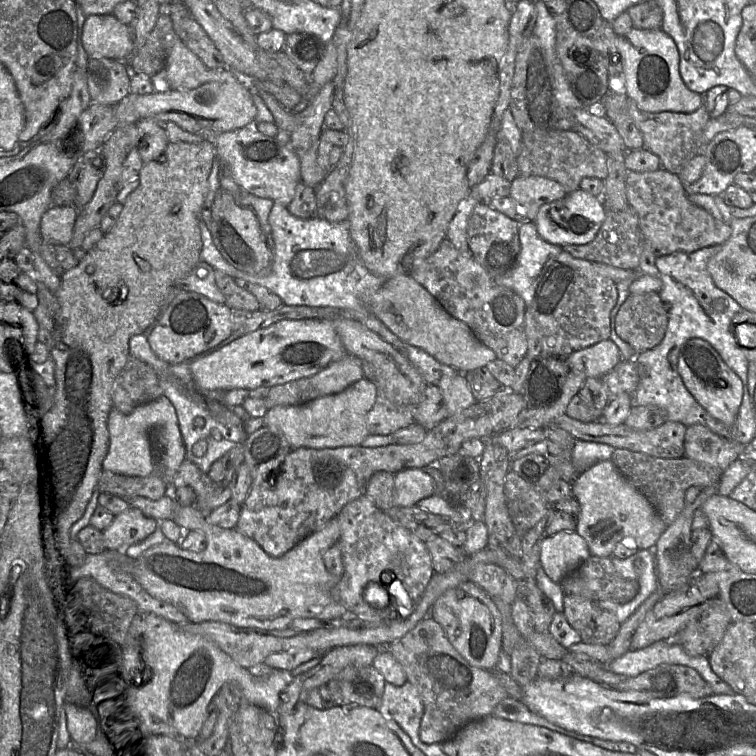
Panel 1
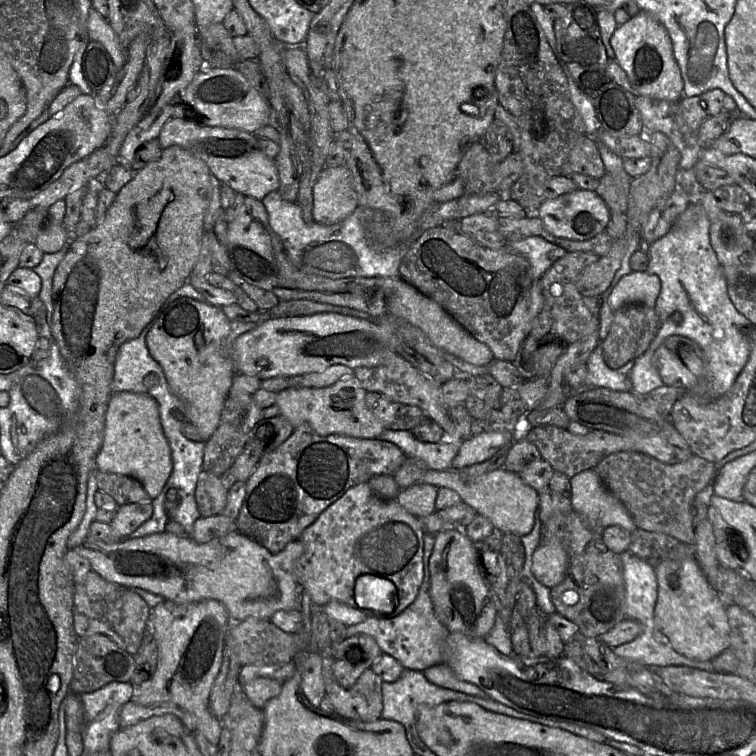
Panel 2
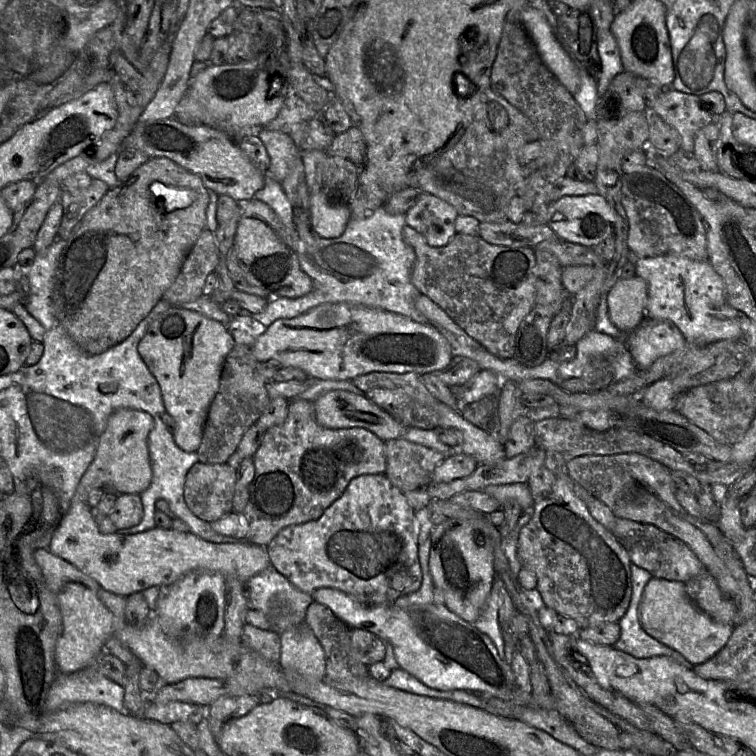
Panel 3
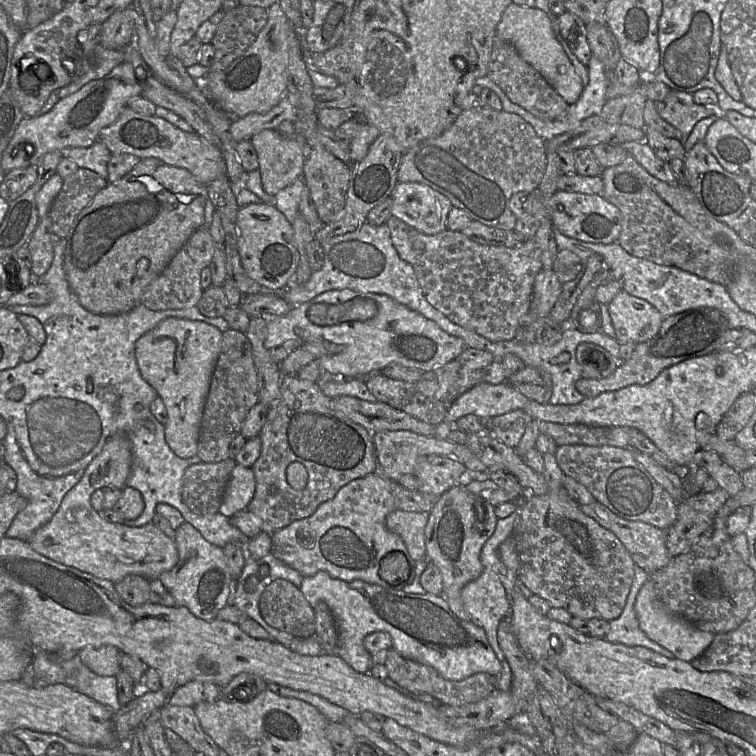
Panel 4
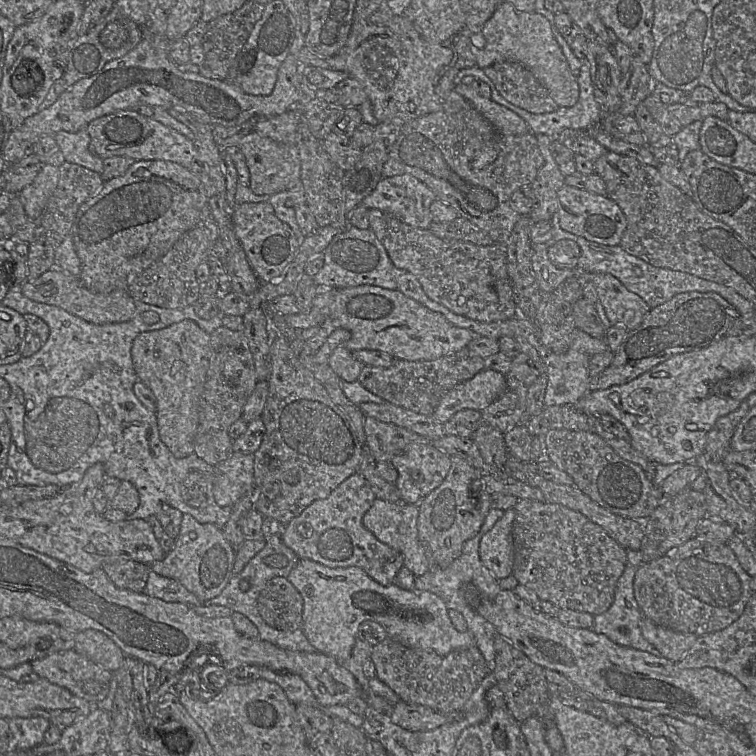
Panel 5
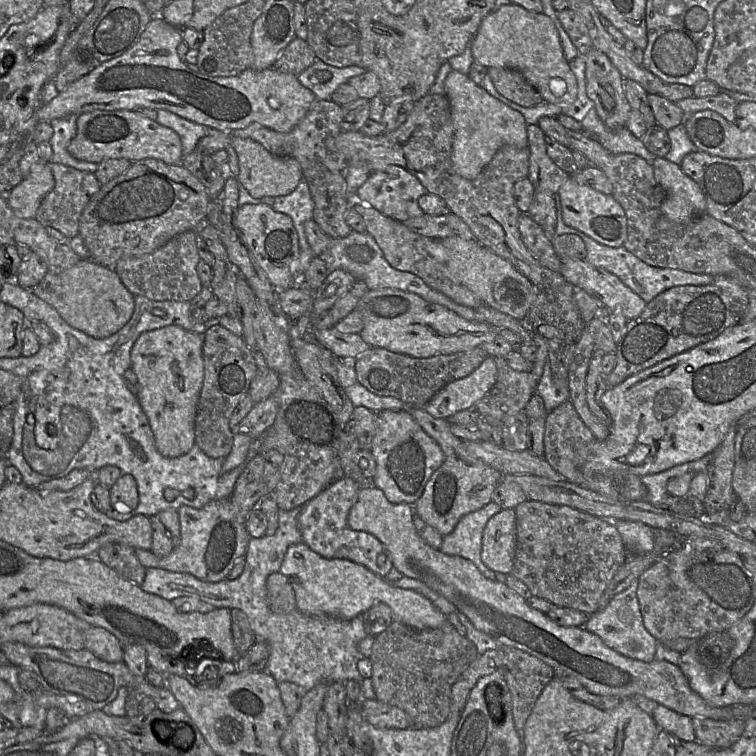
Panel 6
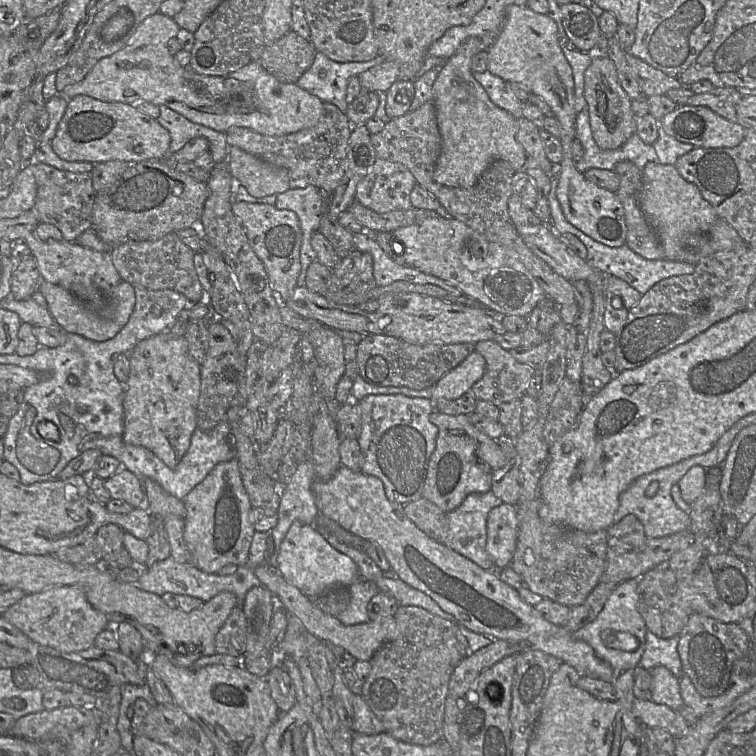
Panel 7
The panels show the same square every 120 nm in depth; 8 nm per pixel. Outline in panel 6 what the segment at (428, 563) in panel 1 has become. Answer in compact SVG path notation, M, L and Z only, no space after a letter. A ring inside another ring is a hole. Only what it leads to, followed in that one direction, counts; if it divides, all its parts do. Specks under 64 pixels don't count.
M342 477L306 503L298 517L302 542L327 559L346 559L361 564L374 574L385 577L393 568L387 548L372 534L352 530L347 523L348 514L355 504L361 486L353 479Z

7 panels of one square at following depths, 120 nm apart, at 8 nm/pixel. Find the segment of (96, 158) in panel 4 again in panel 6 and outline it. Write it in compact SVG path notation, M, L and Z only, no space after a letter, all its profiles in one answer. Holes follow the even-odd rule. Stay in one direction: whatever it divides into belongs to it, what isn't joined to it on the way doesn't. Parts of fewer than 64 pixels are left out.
M69 115L50 121L54 131L50 139L50 145L53 151L50 162L95 173L98 169L97 163L78 160L68 152L68 146L77 132L77 117L78 115Z

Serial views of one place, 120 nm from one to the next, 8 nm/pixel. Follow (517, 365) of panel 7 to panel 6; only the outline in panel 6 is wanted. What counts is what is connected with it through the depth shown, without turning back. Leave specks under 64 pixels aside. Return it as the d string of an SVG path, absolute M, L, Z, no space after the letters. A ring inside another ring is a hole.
M494 357L497 379L492 389L475 406L480 414L486 414L503 422L510 416L524 411L531 396L535 393L535 380L531 372L519 372L508 366L504 357Z

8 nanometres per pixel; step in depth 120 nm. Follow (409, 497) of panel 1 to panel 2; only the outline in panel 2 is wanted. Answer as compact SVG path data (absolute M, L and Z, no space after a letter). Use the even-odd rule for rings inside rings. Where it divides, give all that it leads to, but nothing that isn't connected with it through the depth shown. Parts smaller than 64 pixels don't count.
M505 468L483 474L473 481L463 479L456 470L428 469L417 483L456 491L463 502L474 508L478 515L488 518L501 533L510 532L522 537L534 527L535 512L539 508L538 492L524 482L518 474L509 472Z

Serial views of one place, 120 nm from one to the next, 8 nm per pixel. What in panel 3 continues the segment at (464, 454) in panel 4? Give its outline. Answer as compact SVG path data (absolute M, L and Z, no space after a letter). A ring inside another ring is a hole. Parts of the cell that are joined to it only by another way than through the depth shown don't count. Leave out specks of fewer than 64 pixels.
M402 437L385 441L385 476L404 494L432 483L436 466L446 455Z

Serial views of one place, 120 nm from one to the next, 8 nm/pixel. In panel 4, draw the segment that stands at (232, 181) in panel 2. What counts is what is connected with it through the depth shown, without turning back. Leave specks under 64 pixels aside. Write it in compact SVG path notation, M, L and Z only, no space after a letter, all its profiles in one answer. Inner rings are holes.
M126 106L117 120L101 129L98 141L114 154L132 154L140 159L157 158L168 165L185 168L203 184L226 176L226 164L220 149L197 133L185 132L156 115L141 115Z

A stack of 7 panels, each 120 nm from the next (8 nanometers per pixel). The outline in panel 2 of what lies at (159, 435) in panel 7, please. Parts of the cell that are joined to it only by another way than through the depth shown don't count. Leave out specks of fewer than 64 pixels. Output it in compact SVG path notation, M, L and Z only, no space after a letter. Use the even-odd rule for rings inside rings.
M182 297L166 305L146 336L150 355L162 367L173 394L185 403L187 420L198 429L201 441L205 442L219 425L226 397L236 375L233 361L224 349L224 341L230 331L230 320L222 308L205 301Z

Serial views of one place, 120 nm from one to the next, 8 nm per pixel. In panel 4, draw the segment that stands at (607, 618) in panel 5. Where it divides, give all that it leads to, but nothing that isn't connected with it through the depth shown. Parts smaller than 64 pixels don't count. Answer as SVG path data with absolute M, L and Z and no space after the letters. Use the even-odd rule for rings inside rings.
M635 566L634 579L627 597L625 607L621 615L609 622L609 631L605 639L611 643L623 644L626 646L641 646L666 658L673 659L672 652L650 640L639 626L635 602L642 586L649 580L649 574L639 566Z

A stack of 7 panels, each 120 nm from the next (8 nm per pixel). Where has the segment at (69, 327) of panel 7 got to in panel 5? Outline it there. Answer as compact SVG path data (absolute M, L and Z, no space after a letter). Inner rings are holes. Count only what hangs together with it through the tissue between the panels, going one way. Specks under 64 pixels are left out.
M57 267L43 273L36 280L18 286L22 294L39 303L58 306L67 312L94 324L120 323L131 320L136 314L134 298L127 290L97 293L88 289L80 276L74 276Z

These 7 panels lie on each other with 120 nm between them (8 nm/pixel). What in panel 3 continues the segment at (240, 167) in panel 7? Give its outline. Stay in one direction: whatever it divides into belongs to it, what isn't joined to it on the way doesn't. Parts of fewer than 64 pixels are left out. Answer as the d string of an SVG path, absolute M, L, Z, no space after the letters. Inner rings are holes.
M259 129L255 131L266 147L270 164L267 178L282 183L290 173L296 158L301 153L289 134L277 130Z

